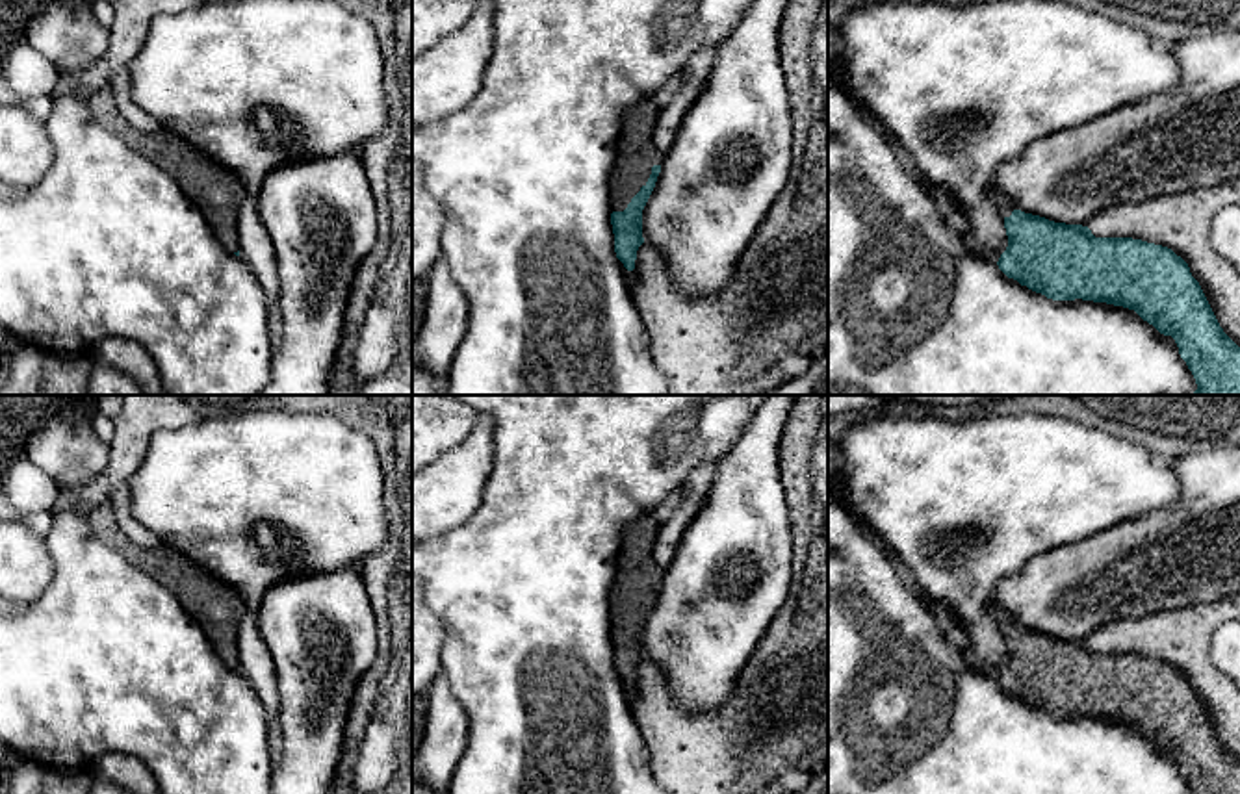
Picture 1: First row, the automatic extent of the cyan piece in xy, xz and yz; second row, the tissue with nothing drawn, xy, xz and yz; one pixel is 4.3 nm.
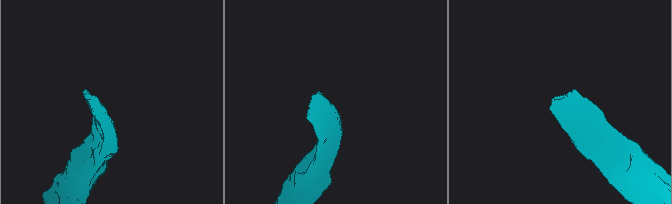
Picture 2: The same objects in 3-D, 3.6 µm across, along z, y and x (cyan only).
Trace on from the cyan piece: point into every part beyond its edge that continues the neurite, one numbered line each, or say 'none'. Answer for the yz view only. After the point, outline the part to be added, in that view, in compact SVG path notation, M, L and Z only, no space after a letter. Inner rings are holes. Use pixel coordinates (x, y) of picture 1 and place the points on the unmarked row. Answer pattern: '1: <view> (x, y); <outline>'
1: yz (1005, 622); M993 601L989 605L989 614L995 618L995 621L997 621L1002 634L1010 633L1012 627L1015 625L1014 620L999 607L997 601Z

